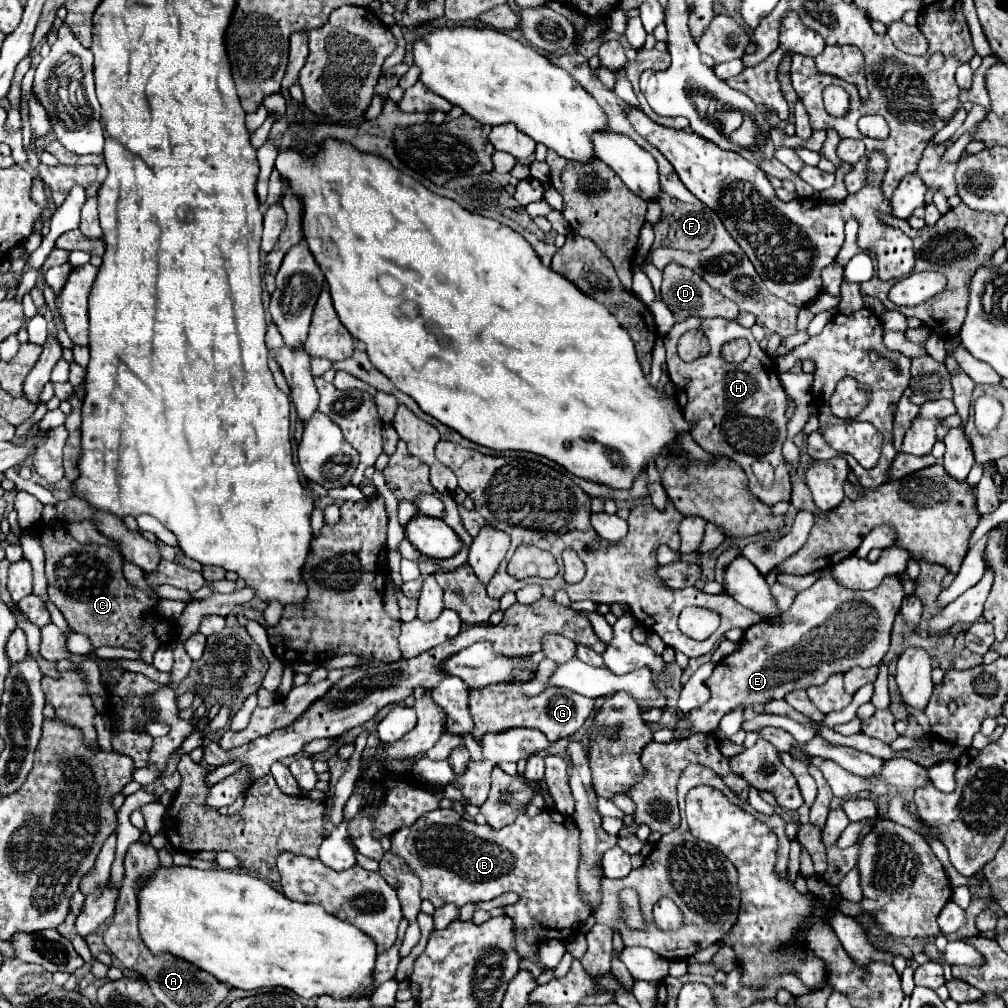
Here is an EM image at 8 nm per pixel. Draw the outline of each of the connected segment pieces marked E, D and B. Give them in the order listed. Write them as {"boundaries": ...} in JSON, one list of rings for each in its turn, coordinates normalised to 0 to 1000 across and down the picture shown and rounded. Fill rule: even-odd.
{"boundaries":[[[[823,563],[815,565],[813,573],[802,585],[790,589],[784,605],[776,609],[774,619],[752,617],[738,627],[732,645],[716,653],[702,673],[706,685],[704,694],[677,708],[667,726],[671,730],[681,724],[687,728],[702,728],[720,706],[734,698],[764,696],[768,692],[778,692],[778,688],[786,685],[817,679],[827,667],[839,667],[847,661],[869,661],[881,647],[885,617],[895,593],[897,585],[891,571],[879,571],[867,585],[845,585],[831,579]],[[817,595],[825,599],[812,599]],[[790,667],[794,667],[794,673],[786,673]]],[[[663,262],[659,266],[659,278],[657,278],[657,298],[659,302],[667,308],[671,319],[677,319],[685,313],[692,315],[706,315],[706,313],[716,313],[728,317],[732,313],[732,306],[726,298],[716,294],[712,288],[708,288],[704,282],[700,282],[690,270],[675,264],[675,262]]],[[[433,802],[417,810],[409,819],[401,819],[387,829],[389,841],[387,845],[401,851],[407,863],[417,871],[419,885],[417,889],[427,893],[433,901],[450,895],[452,899],[460,899],[462,895],[480,895],[488,893],[500,885],[514,885],[516,899],[508,899],[508,911],[512,917],[512,942],[516,950],[532,952],[532,942],[542,931],[563,933],[573,925],[575,917],[587,907],[585,899],[579,897],[573,887],[573,859],[575,859],[575,823],[565,810],[560,810],[552,804],[540,804],[532,812],[524,812],[518,808],[510,817],[500,819],[496,823],[486,821],[484,817],[474,819],[458,812],[452,804]]]]}

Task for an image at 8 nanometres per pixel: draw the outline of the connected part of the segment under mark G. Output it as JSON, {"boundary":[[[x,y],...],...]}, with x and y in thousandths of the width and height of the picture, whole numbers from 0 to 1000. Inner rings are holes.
{"boundary":[[[512,677],[466,685],[466,706],[470,712],[468,728],[472,734],[476,734],[480,726],[496,726],[500,722],[522,720],[522,722],[538,724],[542,732],[550,736],[550,734],[567,730],[579,718],[579,714],[585,710],[587,704],[589,704],[589,694],[581,690],[573,690],[571,687],[563,687],[562,683],[556,683],[556,681],[544,681],[540,687],[528,692],[520,690],[518,679],[512,679]]]}

